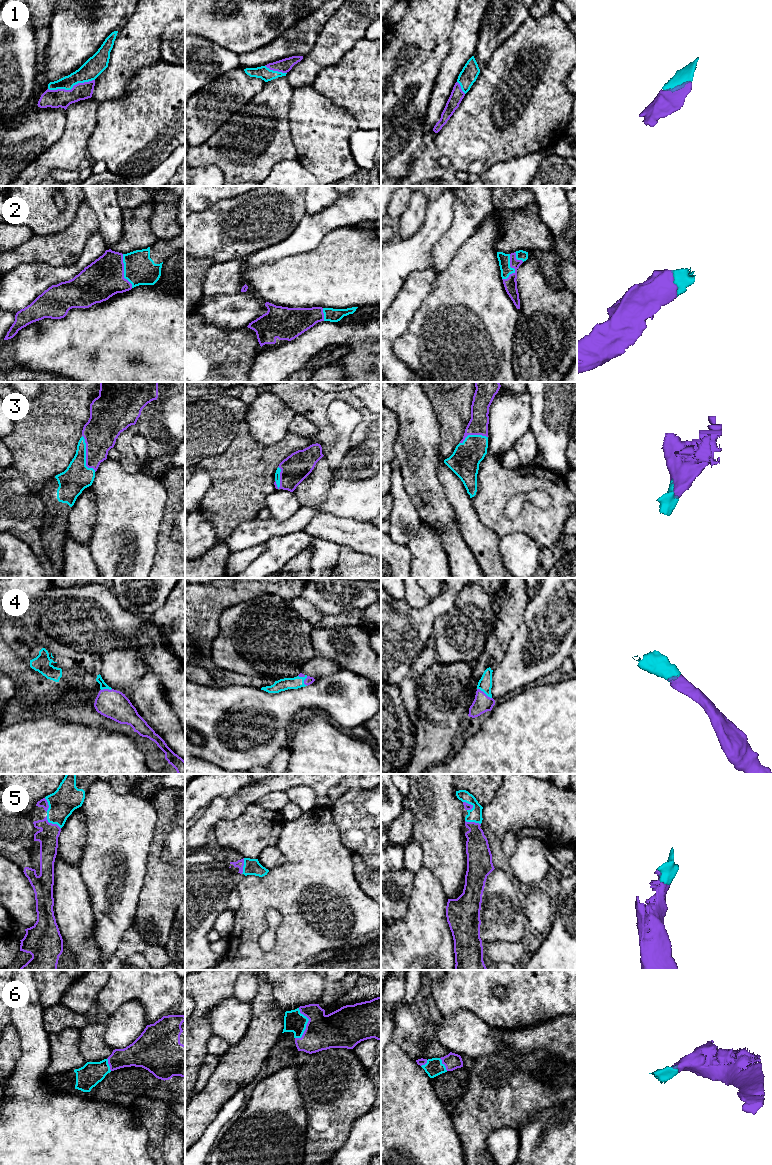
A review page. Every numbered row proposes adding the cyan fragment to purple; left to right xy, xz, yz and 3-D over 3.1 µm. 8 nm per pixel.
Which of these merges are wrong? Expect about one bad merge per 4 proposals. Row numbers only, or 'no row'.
no row

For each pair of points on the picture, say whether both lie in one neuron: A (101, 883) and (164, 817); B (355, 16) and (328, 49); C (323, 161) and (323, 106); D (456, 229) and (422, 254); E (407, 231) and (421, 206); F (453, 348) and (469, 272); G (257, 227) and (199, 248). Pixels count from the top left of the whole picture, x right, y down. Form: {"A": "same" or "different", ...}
{"A": "different", "B": "same", "C": "same", "D": "different", "E": "same", "F": "same", "G": "same"}

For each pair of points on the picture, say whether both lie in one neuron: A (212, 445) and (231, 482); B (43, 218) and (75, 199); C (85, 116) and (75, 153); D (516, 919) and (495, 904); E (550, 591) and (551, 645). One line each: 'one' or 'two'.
A: two
B: one
C: one
D: one
E: one

